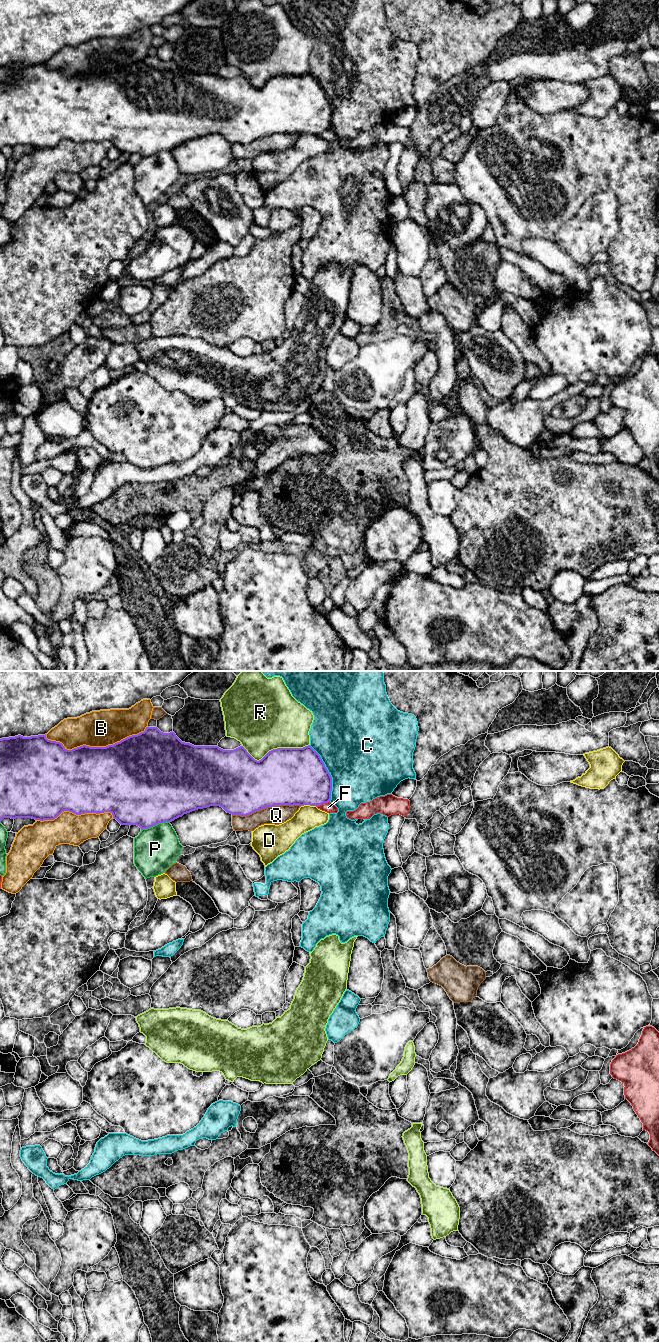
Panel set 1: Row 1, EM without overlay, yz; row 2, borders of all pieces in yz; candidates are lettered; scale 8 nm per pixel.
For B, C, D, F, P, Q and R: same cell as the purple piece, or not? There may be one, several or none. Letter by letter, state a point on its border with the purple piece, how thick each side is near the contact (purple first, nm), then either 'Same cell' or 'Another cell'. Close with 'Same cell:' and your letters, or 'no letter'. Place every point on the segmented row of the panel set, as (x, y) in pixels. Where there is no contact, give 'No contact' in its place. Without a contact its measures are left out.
B: Touches purple at yz (96, 747). Thickness 500 nm (purple) against 280 nm. Another cell
C: Touches purple at yz (329, 773). Thickness 460 nm (purple) against 500 nm. Another cell
D: Touches purple at yz (309, 804). Thickness 460 nm (purple) against 190 nm. Another cell
F: Touches purple at yz (322, 803). Thickness 420 nm (purple) against 80 nm. Another cell
P: Touches purple at yz (155, 824). Thickness 500 nm (purple) against 360 nm. Another cell
Q: Touches purple at yz (266, 807). Thickness 460 nm (purple) against 150 nm. Another cell
R: Touches purple at yz (275, 749). Thickness 460 nm (purple) against 480 nm. Another cell
Same cell: no letter

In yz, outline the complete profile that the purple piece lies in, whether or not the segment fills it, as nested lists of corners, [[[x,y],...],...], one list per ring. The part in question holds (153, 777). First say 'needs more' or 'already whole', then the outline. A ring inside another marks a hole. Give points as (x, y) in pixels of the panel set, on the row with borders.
already whole; [[[146,727],[144,732],[129,736],[120,742],[106,747],[80,746],[67,750],[62,743],[51,741],[45,735],[23,737],[21,735],[0,739],[0,822],[4,818],[32,818],[35,820],[54,820],[62,812],[69,811],[76,815],[85,813],[110,812],[121,825],[137,825],[143,829],[151,828],[159,823],[172,822],[192,811],[220,806],[232,815],[247,816],[256,811],[280,805],[320,806],[331,800],[332,777],[325,767],[320,755],[310,746],[303,748],[277,748],[269,751],[261,760],[255,760],[243,747],[234,750],[223,750],[218,746],[194,746],[182,742],[174,732],[163,733],[157,727]]]

